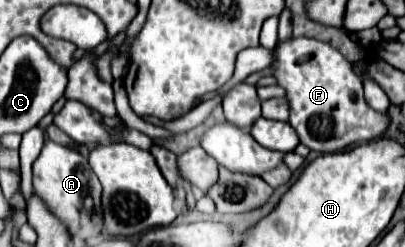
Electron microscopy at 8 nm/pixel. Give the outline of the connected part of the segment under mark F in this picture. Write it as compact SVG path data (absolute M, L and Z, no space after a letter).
M309 37L279 41L273 51L271 69L277 85L285 89L285 99L289 103L289 125L297 131L301 143L311 151L345 151L349 145L379 139L389 129L387 111L381 113L367 107L361 79L355 75L353 65L333 45Z

